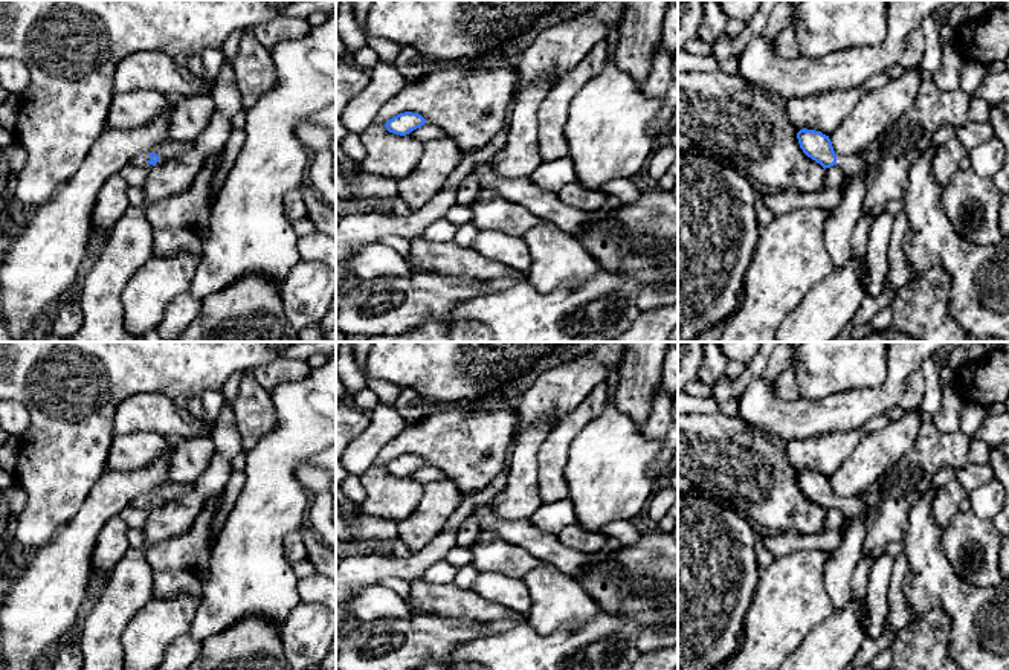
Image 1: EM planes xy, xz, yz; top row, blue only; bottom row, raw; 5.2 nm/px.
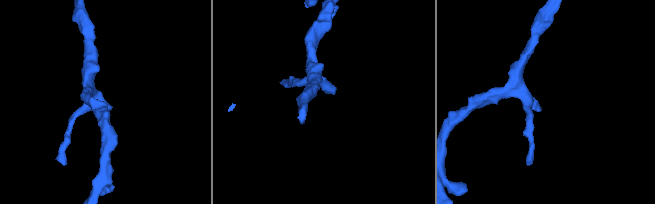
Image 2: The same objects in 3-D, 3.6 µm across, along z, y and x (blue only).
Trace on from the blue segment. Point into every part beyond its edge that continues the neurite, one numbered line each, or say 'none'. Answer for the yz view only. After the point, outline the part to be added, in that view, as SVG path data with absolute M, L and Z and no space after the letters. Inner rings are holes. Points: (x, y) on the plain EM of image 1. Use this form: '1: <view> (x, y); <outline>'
1: yz (858, 505); M862 494L856 498L838 499L837 507L849 517L864 516L870 507L870 502L867 494Z

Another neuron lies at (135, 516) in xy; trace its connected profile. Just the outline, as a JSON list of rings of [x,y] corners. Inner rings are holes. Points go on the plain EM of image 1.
[[[131,504],[125,507],[119,516],[127,522],[127,525],[133,530],[143,530],[150,508],[139,507]]]

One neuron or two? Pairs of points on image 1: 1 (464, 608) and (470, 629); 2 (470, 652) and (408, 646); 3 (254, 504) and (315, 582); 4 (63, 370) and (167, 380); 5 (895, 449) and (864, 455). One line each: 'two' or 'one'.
1: two
2: two
3: two
4: one
5: one

